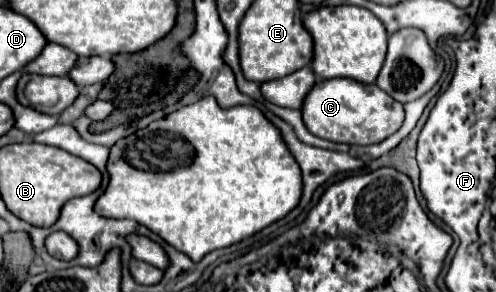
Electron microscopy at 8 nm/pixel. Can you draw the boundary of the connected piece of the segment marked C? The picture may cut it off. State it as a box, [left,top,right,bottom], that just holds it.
[302,78,404,146]

